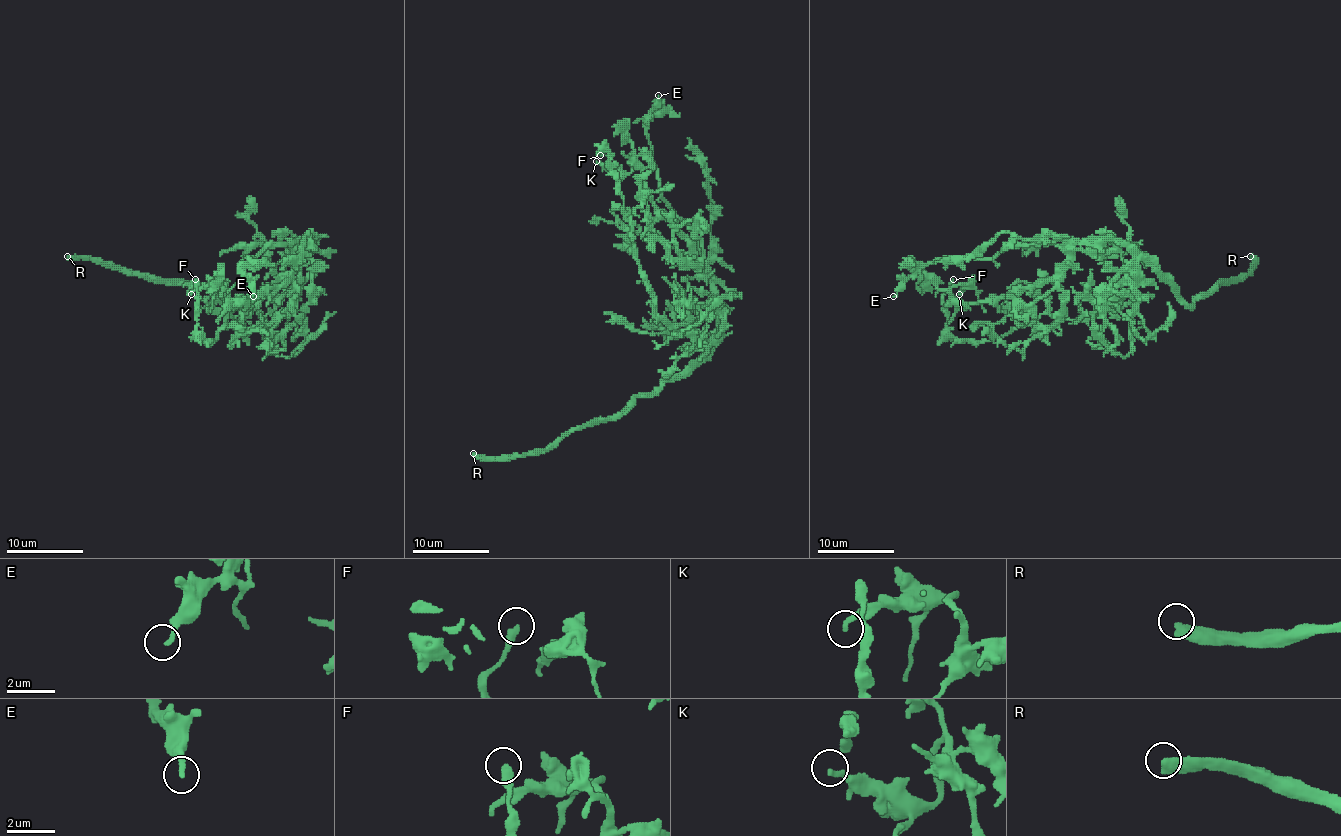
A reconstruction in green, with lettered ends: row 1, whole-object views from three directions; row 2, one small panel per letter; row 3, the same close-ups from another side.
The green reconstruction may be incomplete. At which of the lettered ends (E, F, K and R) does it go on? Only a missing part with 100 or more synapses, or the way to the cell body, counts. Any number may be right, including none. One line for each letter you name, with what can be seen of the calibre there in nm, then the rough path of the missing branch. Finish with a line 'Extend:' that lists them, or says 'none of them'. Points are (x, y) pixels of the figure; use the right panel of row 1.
R: 380 nm thick
Extend: R

